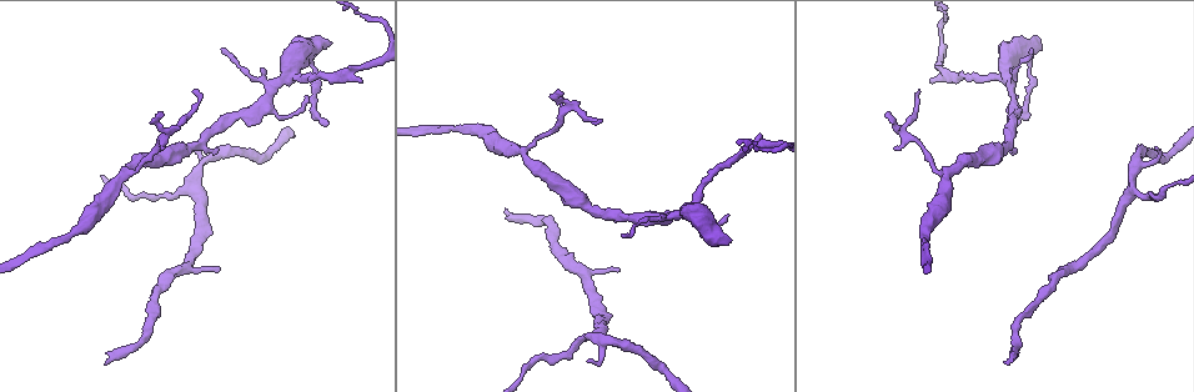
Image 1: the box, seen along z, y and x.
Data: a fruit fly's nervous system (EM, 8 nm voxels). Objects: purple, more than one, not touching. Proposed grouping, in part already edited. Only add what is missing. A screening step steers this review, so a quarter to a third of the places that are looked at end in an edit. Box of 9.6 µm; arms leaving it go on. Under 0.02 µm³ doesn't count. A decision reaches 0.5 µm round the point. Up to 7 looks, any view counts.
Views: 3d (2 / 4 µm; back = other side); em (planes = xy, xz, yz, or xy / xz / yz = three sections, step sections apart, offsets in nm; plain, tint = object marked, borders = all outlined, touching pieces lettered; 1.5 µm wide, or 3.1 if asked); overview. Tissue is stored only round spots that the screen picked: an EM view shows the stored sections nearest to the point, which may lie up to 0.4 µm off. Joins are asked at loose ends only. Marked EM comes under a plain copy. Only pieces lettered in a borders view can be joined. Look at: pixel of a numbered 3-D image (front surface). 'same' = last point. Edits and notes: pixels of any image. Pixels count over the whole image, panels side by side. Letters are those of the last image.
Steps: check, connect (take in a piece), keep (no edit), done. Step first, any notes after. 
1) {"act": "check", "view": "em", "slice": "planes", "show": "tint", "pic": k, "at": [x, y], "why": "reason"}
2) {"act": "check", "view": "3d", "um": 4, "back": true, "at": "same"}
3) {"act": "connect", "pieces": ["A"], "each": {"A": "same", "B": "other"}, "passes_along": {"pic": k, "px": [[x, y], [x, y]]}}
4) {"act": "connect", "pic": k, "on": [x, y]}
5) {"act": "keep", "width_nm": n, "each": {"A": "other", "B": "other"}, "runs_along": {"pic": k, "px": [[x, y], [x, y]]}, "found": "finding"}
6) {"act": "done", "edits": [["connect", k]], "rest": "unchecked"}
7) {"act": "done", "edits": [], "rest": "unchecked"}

{"act": "check", "view": "em", "slice": "planes", "show": "borders", "pic": 1, "at": [622, 237], "why": "tapers out"}

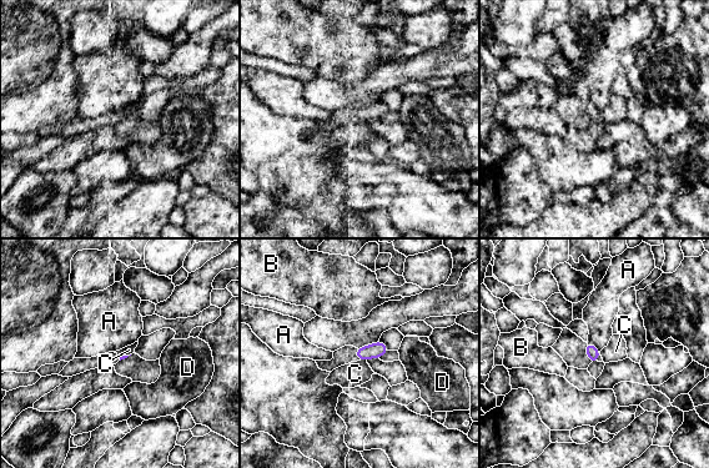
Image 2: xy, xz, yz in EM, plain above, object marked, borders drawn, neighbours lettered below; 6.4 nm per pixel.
{"act": "keep", "each": {"A": "other", "B": "other", "C": "other", "D": "other"}, "border": {"pic": 2, "px": [[360, 360], [366, 361]]}, "found": "no lettered piece goes on from it"}

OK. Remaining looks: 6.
{"act": "check", "view": "em", "slice": "planes", "show": "borders", "pic": 1, "at": [195, 90], "why": "tapers out"}

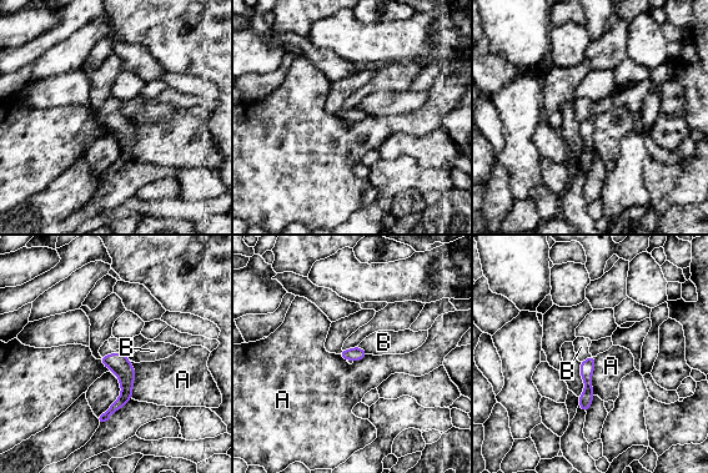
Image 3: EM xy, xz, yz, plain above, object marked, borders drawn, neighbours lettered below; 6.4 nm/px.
{"act": "keep", "each": {"A": "other", "B": "other"}, "found": "none of them fits"}

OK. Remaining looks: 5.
{"act": "check", "view": "3d", "um": 2, "pic": 1, "at": [325, 49], "why": "free end"}

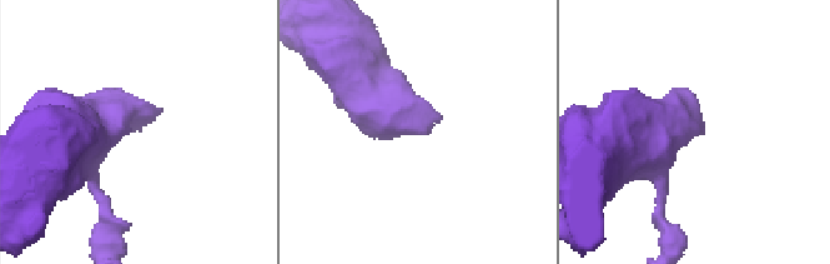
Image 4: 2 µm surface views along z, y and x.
{"act": "check", "view": "em", "slice": "planes", "show": "borders", "pic": 4, "at": [426, 130], "why": "shape alone is not enough"}

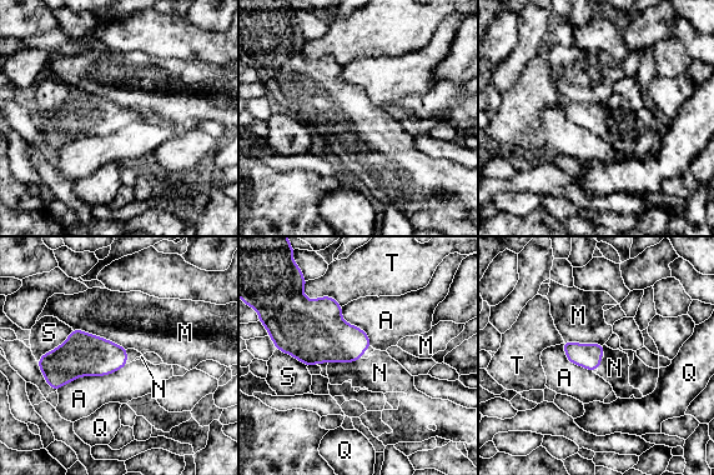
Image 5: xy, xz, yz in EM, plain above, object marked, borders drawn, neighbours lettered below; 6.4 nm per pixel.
{"act": "connect", "pieces": ["N"], "longest_contact_nm": ["A", 500], "each": {"A": "other", "M": "other", "N": "same", "Q": "other", "S": "other", "T": "other"}, "found": "it goes on there"}

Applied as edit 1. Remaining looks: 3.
{"act": "done", "edits": [["connect", 5]], "rest": "unchecked"}

